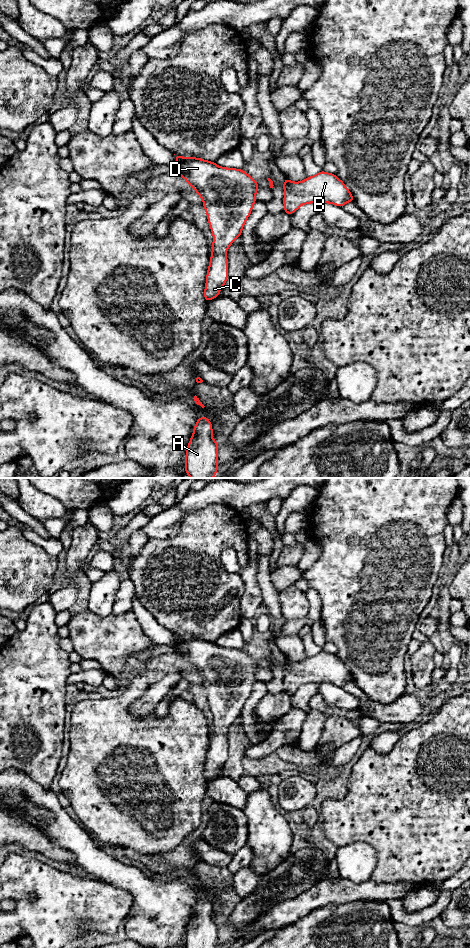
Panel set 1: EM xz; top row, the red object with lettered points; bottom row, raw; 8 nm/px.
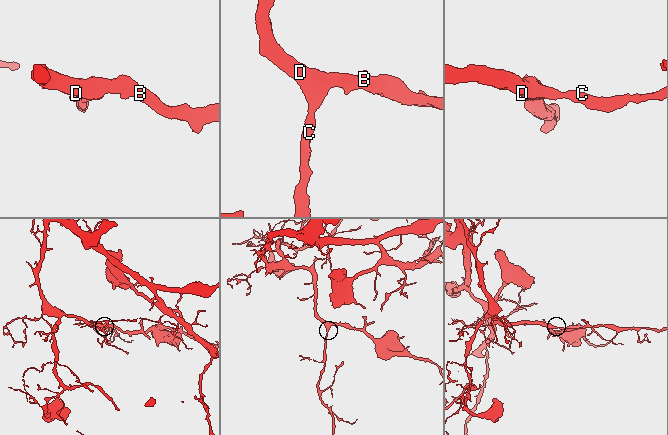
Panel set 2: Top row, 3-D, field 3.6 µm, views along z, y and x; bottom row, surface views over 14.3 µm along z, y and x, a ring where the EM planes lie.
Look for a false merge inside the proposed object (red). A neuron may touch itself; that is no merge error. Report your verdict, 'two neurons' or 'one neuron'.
one neuron

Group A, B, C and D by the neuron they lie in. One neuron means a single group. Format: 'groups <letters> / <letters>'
groups A B C D

